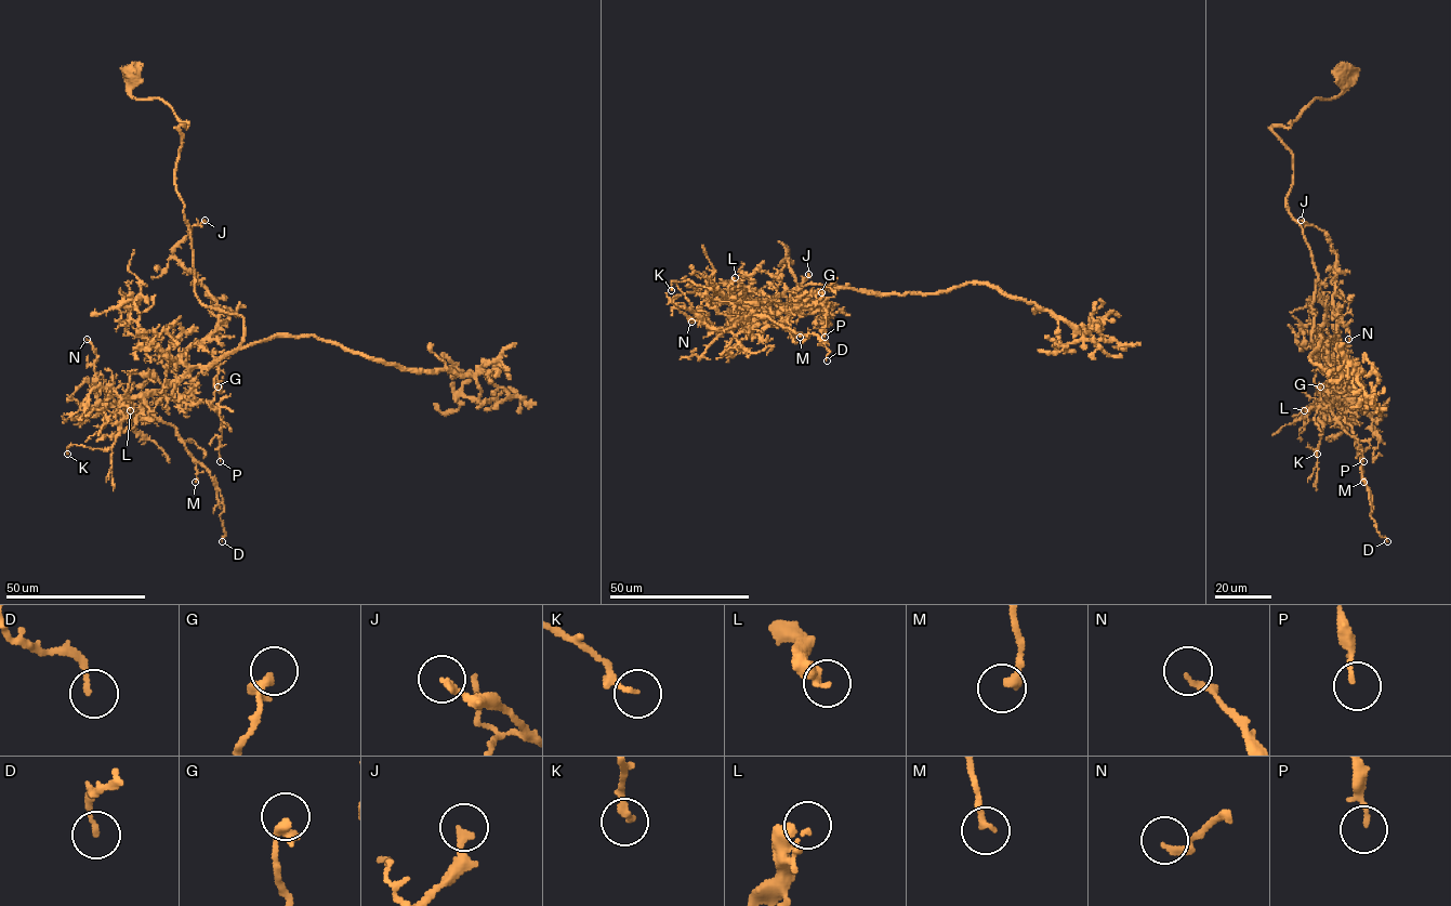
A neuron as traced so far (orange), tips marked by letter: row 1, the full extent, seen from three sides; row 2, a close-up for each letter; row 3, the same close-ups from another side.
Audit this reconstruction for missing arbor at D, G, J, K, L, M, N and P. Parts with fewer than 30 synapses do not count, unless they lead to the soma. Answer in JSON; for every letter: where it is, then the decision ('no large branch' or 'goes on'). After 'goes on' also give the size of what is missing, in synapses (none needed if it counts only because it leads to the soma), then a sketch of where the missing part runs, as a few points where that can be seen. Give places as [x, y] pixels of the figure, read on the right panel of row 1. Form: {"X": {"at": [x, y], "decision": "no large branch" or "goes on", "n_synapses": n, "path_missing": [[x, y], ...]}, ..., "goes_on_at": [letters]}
{"D": {"at": [1387, 541], "decision": "no large branch"}, "G": {"at": [1320, 386], "decision": "no large branch"}, "J": {"at": [1301, 220], "decision": "no large branch"}, "K": {"at": [1317, 454], "decision": "no large branch"}, "L": {"at": [1304, 410], "decision": "no large branch"}, "M": {"at": [1363, 482], "decision": "no large branch"}, "N": {"at": [1348, 339], "decision": "no large branch"}, "P": {"at": [1363, 461], "decision": "no large branch"}, "goes_on_at": []}

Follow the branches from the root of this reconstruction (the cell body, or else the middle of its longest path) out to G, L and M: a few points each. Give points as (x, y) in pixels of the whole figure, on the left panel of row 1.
G: (130, 75), (187, 122), (195, 296), (242, 317), (176, 389), (212, 405), (218, 386)
L: (130, 75), (134, 96), (187, 122), (174, 186), (195, 296), (243, 330), (127, 396), (130, 410)
M: (130, 75), (134, 96), (187, 122), (174, 186), (195, 296), (243, 322), (235, 350), (145, 396), (195, 482)

